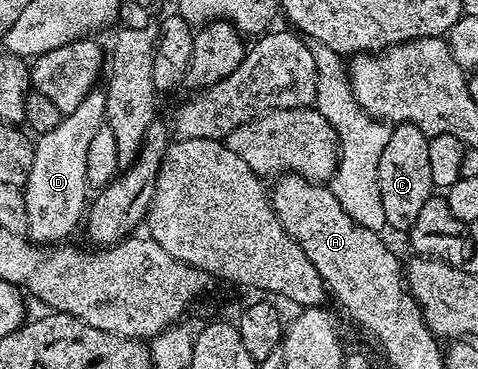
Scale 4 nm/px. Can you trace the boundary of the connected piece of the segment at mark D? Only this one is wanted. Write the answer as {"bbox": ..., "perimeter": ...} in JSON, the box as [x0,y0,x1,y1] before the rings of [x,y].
{"bbox":[24,87,106,246],"perimeter":[[[95,87],[80,102],[76,111],[65,114],[62,121],[52,131],[41,134],[34,141],[32,155],[32,171],[28,171],[28,179],[24,186],[24,203],[28,207],[28,227],[25,236],[29,240],[43,246],[51,243],[62,243],[74,228],[79,228],[84,217],[84,210],[88,205],[88,186],[86,184],[86,167],[88,165],[88,143],[92,143],[93,136],[106,120],[106,94],[101,88]]]}

